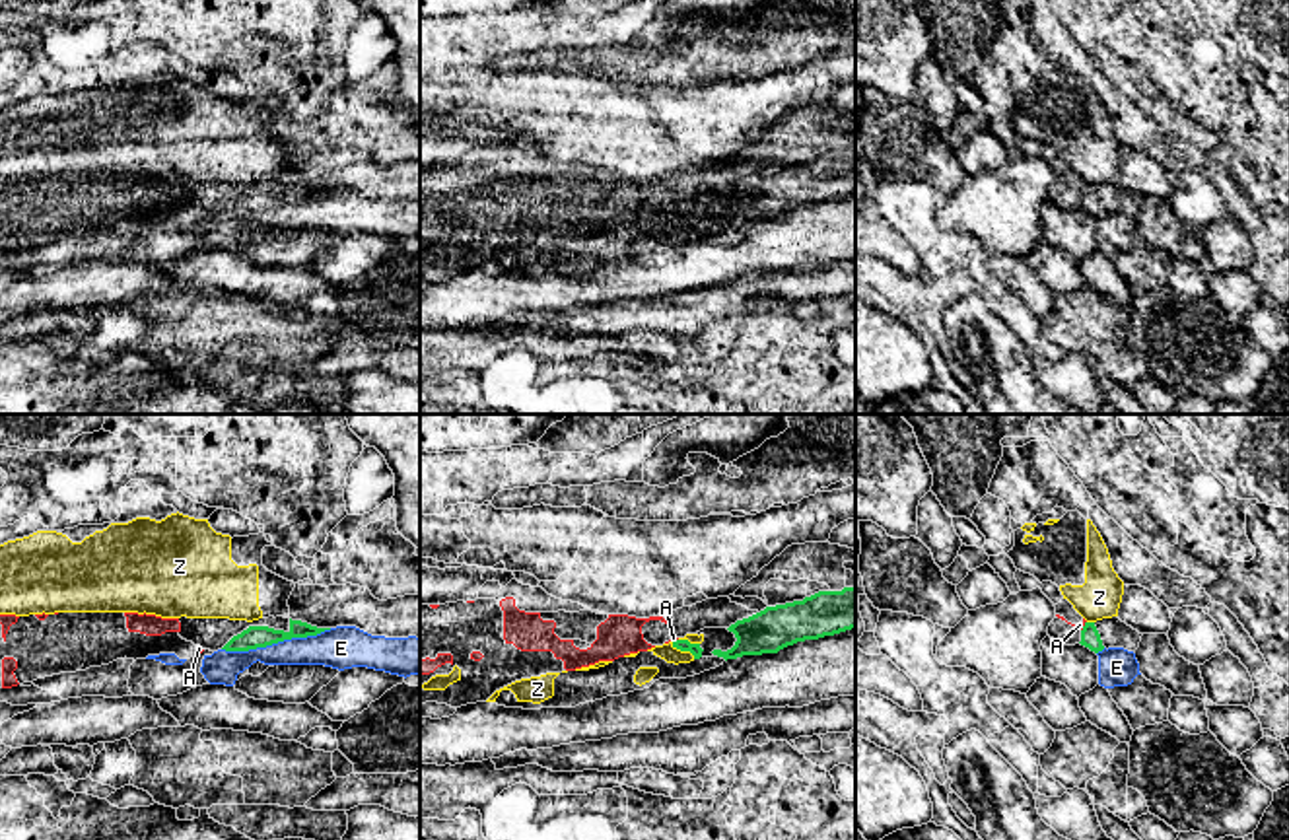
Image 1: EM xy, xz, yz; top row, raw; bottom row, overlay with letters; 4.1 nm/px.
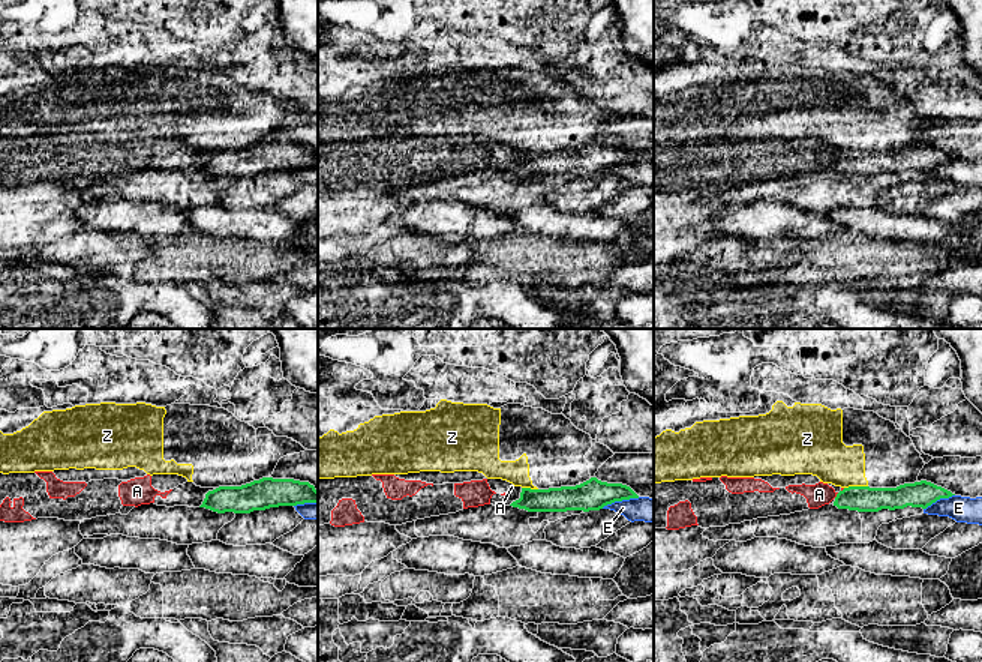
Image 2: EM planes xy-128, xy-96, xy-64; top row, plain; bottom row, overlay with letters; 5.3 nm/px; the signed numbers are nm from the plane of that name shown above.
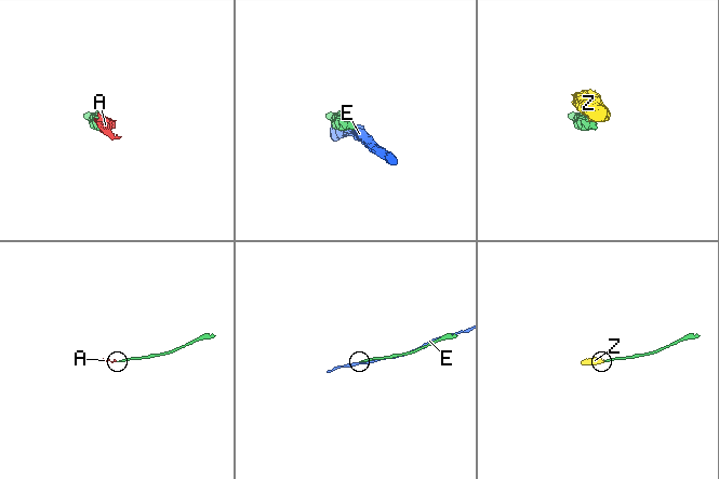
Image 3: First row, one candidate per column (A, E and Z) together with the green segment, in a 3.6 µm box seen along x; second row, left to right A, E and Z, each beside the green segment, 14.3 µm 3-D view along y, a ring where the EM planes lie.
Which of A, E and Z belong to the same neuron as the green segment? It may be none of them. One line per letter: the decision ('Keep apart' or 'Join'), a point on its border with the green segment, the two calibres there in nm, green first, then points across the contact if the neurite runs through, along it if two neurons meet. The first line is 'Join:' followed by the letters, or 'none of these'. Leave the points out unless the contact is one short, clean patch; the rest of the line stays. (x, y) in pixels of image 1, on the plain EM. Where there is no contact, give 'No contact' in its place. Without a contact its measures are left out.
Join: none of these
A: Keep apart. Touches green at yz (1083, 191). Thickness 80 nm (green) against 20 nm. Boundary: yz (1085, 185), (1081, 195)
E: Keep apart. Touches green at xy (277, 207). Thickness 100 nm (green) against 170 nm
Z: Keep apart. Touches green at xz (683, 214). Thickness 50 nm (green) against 70 nm. Boundary: xz (671, 207), (695, 222)

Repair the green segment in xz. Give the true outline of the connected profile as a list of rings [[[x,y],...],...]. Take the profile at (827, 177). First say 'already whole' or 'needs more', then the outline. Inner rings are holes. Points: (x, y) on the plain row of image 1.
needs more | [[[855,152],[842,156],[819,156],[803,165],[766,171],[764,175],[737,185],[727,194],[737,206],[731,214],[714,214],[712,222],[702,220],[700,208],[675,204],[673,212],[690,216],[690,228],[667,228],[653,216],[640,216],[636,222],[618,222],[612,228],[589,233],[568,235],[554,243],[554,261],[540,266],[519,266],[511,255],[502,255],[494,268],[505,272],[575,272],[585,266],[620,261],[649,253],[659,243],[686,243],[723,229],[743,220],[778,218],[780,214],[805,204],[819,204],[855,192]],[[640,231],[657,231],[659,237],[645,249],[636,249]]]

